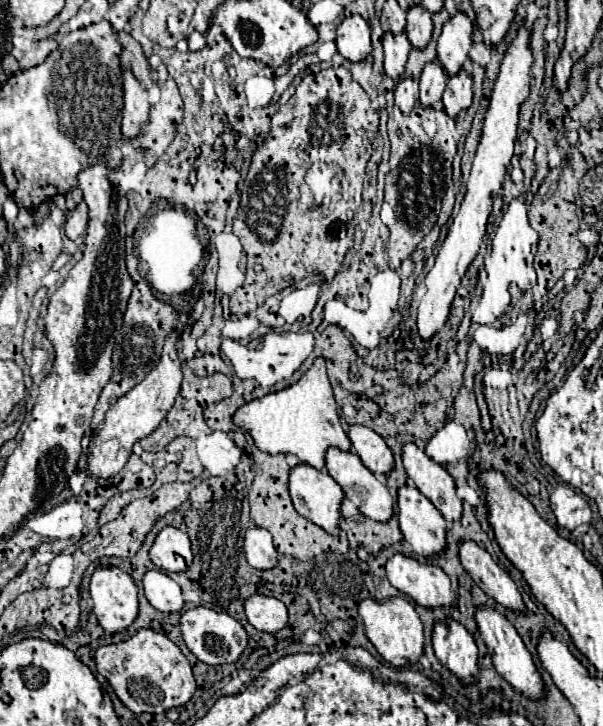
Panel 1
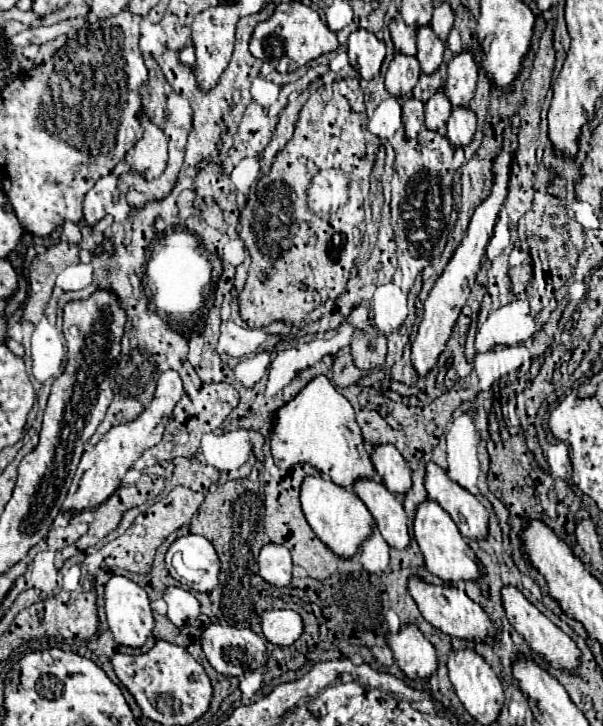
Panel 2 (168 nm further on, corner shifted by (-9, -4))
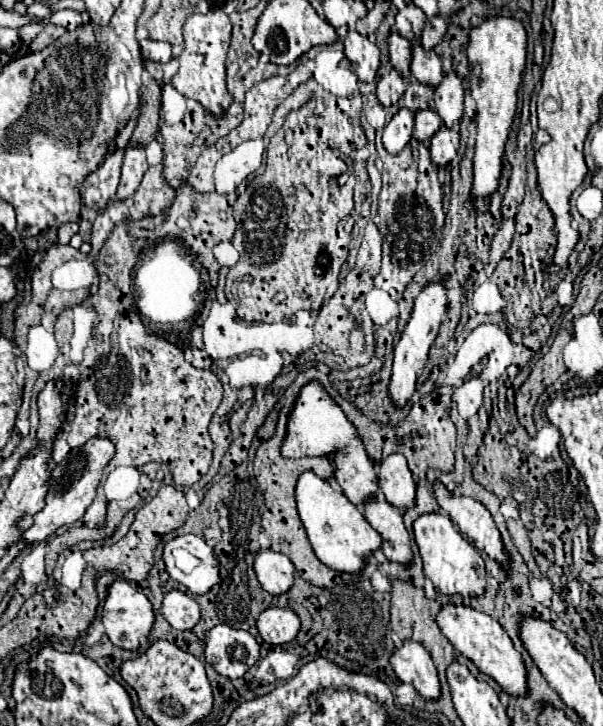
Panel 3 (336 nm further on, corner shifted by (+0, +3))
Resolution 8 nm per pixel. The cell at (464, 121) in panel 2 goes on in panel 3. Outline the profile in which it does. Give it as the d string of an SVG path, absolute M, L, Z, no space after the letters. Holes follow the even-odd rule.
M441 125L441 129L429 141L429 151L433 157L433 165L445 167L449 165L459 149L459 131Z

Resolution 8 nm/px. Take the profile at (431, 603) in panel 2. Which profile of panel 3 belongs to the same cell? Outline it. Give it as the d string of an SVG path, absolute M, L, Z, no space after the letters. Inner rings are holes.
M445 605L441 609L439 617L437 617L437 623L439 623L443 635L453 643L457 653L471 659L481 673L495 679L497 685L507 695L511 695L511 697L527 697L529 685L527 685L527 669L525 669L525 663L523 663L523 657L513 647L509 635L505 633L505 629L495 619L491 619L487 613L475 611L471 607Z

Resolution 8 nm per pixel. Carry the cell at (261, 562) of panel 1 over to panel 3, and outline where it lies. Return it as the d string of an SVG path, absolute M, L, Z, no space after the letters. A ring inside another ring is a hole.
M259 551L255 559L255 573L261 587L271 595L283 595L293 587L295 567L283 553Z

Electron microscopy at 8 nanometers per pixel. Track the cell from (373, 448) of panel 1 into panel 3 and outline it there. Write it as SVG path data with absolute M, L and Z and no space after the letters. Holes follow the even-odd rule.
M393 453L385 457L379 465L379 487L385 495L385 499L397 507L399 511L411 509L415 505L415 481L411 477L411 471L407 467L407 461L403 455Z

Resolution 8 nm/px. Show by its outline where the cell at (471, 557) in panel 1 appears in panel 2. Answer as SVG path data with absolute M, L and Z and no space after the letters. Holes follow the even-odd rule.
M506 586L502 588L502 604L506 610L506 616L510 620L510 624L516 628L518 634L522 634L526 640L530 640L532 648L542 654L552 666L556 668L566 668L566 670L574 670L578 666L578 656L580 650L576 648L576 644L570 640L570 636L566 636L558 626L554 626L532 602L528 602L524 598L524 594L514 588L514 586Z

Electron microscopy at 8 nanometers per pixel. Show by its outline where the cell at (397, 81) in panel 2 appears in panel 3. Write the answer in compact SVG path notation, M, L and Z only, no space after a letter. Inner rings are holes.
M395 69L385 73L379 79L379 83L377 83L377 97L379 97L379 103L383 107L395 105L403 91L405 91L405 81L403 81L403 77Z

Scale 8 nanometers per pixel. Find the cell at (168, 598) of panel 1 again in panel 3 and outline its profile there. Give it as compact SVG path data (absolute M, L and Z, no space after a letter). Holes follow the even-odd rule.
M169 591L163 599L161 615L177 631L191 631L199 623L199 605L183 591Z

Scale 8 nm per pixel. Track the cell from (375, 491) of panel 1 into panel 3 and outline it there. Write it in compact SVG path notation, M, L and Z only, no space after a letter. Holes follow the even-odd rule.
M375 497L365 505L365 517L369 525L381 535L383 539L383 553L389 561L411 565L413 551L411 539L403 525L403 515L399 509L389 505L383 497Z

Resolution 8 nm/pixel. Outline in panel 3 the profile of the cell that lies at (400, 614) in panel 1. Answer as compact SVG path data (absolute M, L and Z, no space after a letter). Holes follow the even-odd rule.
M405 641L391 657L391 667L401 683L411 683L425 701L441 697L437 669L427 649L417 641Z

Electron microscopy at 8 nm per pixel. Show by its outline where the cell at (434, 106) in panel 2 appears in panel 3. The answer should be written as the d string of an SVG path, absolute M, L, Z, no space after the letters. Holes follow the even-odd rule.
M433 109L427 111L417 111L415 113L415 129L413 129L413 139L425 143L429 141L437 129L441 127L441 119L437 117L437 113Z

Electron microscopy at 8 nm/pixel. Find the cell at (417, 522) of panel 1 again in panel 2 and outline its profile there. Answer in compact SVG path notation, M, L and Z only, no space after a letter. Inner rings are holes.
M424 500L418 508L416 508L416 516L414 516L414 538L424 554L424 564L426 568L436 574L442 580L476 580L480 578L480 570L478 570L478 562L474 552L470 550L470 546L466 544L466 540L462 538L462 534L458 532L454 520L450 518L450 514L446 510L440 508L440 504L436 504L434 500Z

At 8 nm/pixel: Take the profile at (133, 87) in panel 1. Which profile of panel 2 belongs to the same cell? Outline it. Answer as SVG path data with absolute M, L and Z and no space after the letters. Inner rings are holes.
M144 112L138 114L138 120L142 124L142 138L132 148L132 162L138 172L142 172L146 178L158 178L168 162L168 140L162 128L158 128L150 116Z

